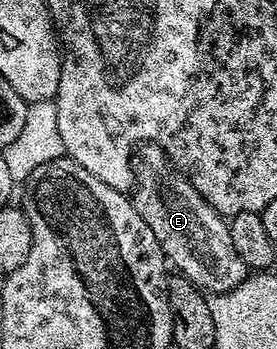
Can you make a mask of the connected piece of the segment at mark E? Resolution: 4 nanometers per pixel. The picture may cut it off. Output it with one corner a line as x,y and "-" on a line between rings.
139,144
132,163
134,209
148,222
152,234
156,234
156,242
160,242
167,261
207,294
227,292
246,279
248,269
244,258
232,246
229,223
175,169
168,157
155,144

